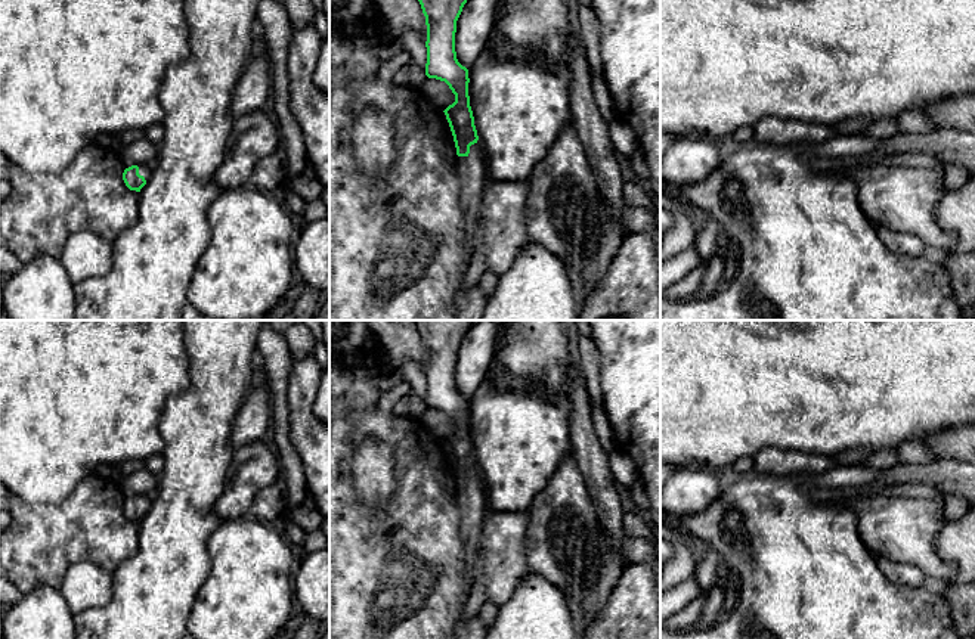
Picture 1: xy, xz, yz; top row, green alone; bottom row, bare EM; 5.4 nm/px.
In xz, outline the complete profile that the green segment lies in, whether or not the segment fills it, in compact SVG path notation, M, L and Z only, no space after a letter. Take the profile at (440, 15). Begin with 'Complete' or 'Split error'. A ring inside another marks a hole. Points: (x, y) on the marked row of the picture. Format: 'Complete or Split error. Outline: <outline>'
Split error. Outline: M418 0L427 25L425 75L445 81L455 102L443 112L449 122L455 148L456 170L461 180L461 204L465 215L465 233L470 236L479 221L483 189L488 183L483 148L474 125L468 96L468 69L456 59L456 21L467 0Z

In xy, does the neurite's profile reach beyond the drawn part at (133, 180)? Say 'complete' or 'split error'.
split error

